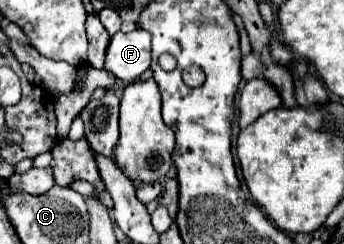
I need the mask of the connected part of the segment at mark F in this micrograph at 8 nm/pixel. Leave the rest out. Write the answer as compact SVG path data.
M137 28L129 34L117 32L105 56L105 70L131 84L151 66L151 34Z

